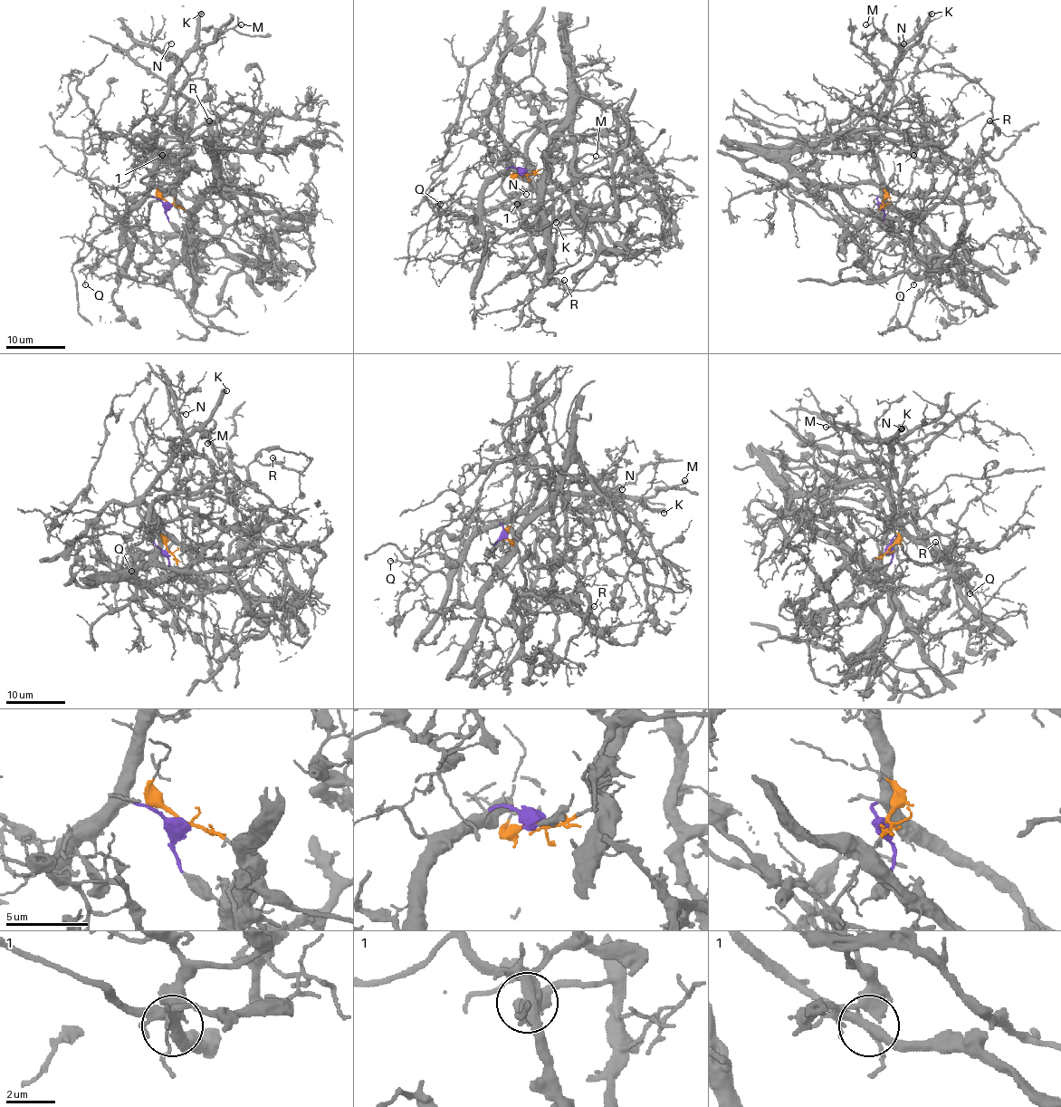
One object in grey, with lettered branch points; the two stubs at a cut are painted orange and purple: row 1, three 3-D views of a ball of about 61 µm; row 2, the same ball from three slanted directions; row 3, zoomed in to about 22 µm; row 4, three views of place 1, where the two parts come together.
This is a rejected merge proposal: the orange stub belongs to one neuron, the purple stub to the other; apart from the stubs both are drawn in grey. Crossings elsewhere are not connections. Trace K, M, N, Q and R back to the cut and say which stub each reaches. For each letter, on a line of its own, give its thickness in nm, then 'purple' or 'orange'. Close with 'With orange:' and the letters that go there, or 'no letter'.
K: 550 nm thick; purple
M: 150 nm thick; purple
N: 100 nm thick; purple
Q: 110 nm thick; purple
R: 130 nm thick; purple
With orange: no letter

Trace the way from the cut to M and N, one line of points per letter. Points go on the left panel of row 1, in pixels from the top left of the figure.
M: (167, 203), (149, 194), (149, 177), (154, 120), (163, 107), (168, 75), (192, 50), (242, 25)
N: (167, 203), (149, 194), (149, 177), (154, 120), (176, 66), (164, 50), (172, 43)

